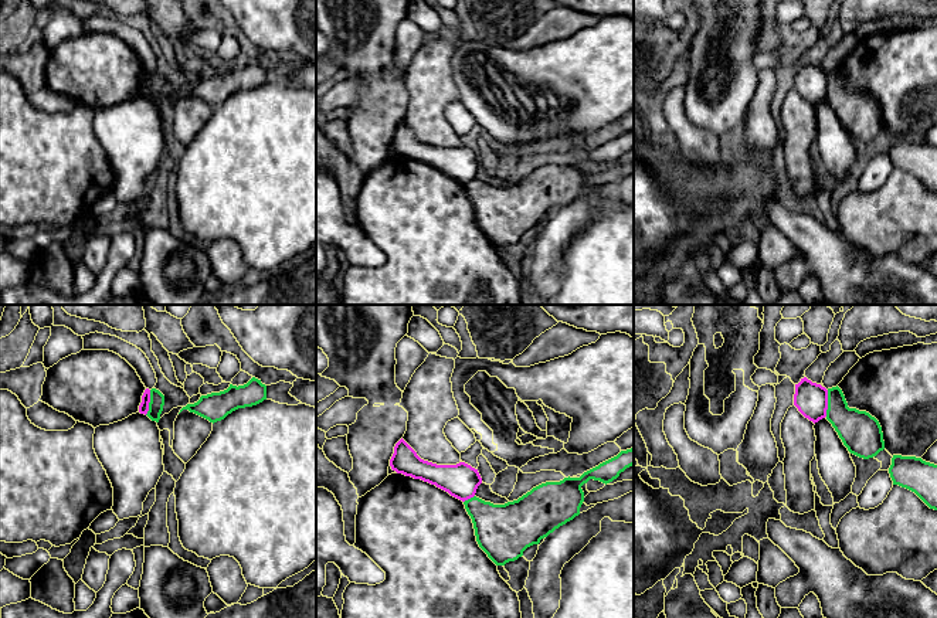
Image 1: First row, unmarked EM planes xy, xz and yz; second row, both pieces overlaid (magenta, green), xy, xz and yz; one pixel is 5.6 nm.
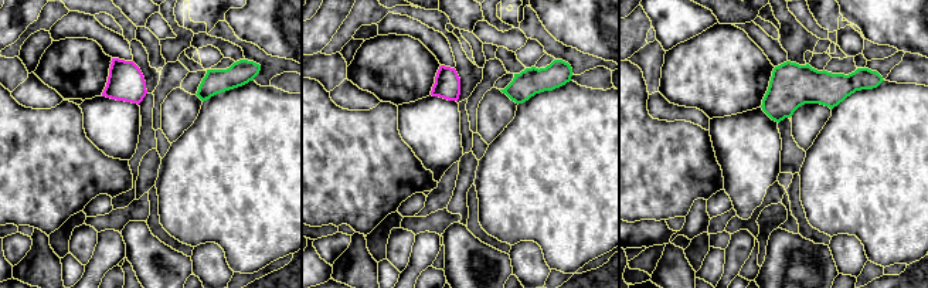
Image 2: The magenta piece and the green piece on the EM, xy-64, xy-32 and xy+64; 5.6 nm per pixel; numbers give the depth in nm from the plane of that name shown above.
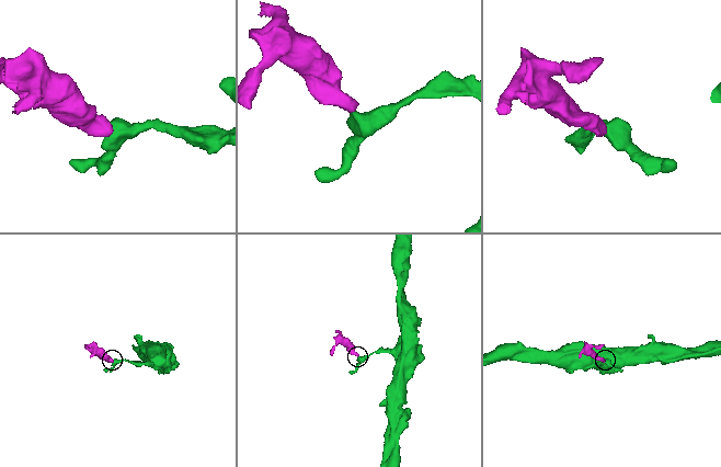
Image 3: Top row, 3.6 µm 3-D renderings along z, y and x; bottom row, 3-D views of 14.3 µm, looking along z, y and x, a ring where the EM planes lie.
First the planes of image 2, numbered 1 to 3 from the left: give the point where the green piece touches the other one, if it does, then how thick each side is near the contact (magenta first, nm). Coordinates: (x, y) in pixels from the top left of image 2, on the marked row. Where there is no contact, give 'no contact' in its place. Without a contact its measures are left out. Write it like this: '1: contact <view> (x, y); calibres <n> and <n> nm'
1: no contact
2: no contact
3: no contact

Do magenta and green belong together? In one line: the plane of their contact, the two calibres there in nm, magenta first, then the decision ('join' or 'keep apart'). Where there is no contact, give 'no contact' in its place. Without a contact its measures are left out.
yz | 190/220 nm | keep apart

